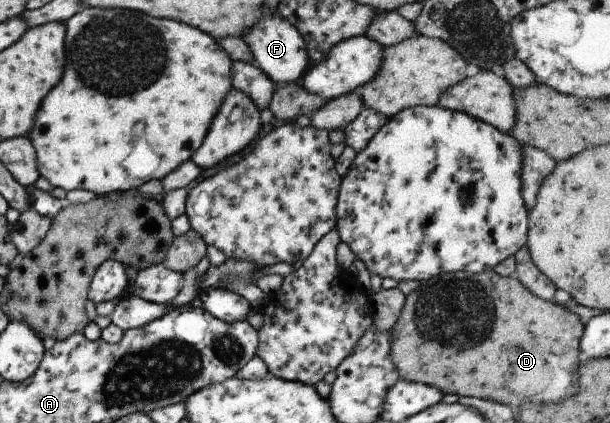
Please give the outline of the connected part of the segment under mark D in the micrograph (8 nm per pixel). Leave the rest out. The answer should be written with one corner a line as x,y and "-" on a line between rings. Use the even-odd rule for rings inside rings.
488,269
477,274
468,273
467,271
441,273
429,279
427,282
422,282
413,292
405,295
403,308
401,308
397,320
389,330
392,341
390,344
392,355
391,362
393,362
397,369
399,379
435,387
437,390
440,390
443,395
457,394
458,397
477,396
477,398
492,400
496,403
501,402
501,404
517,406
521,400
529,398
531,394
537,394
537,398
539,398
539,396
545,394
545,390
551,386
551,388
553,388
553,402
559,403
565,398
575,396
578,391
578,373
576,369
579,368
580,360
577,358
577,354
579,354
577,348
579,348
579,336
581,336
581,332
583,332
583,330
581,330
581,324
579,324
579,320
577,320
575,314
563,310
561,306
557,306
557,304
553,304
553,302
545,302
545,300
541,300
538,296
533,296
533,294
529,292
529,289
523,288
514,276
502,277
495,271
-
421,340
425,342
425,358
420,360
407,360
407,356
411,358
413,351
417,350
417,346
-
487,362
489,362
491,368
493,368
491,374
487,372

